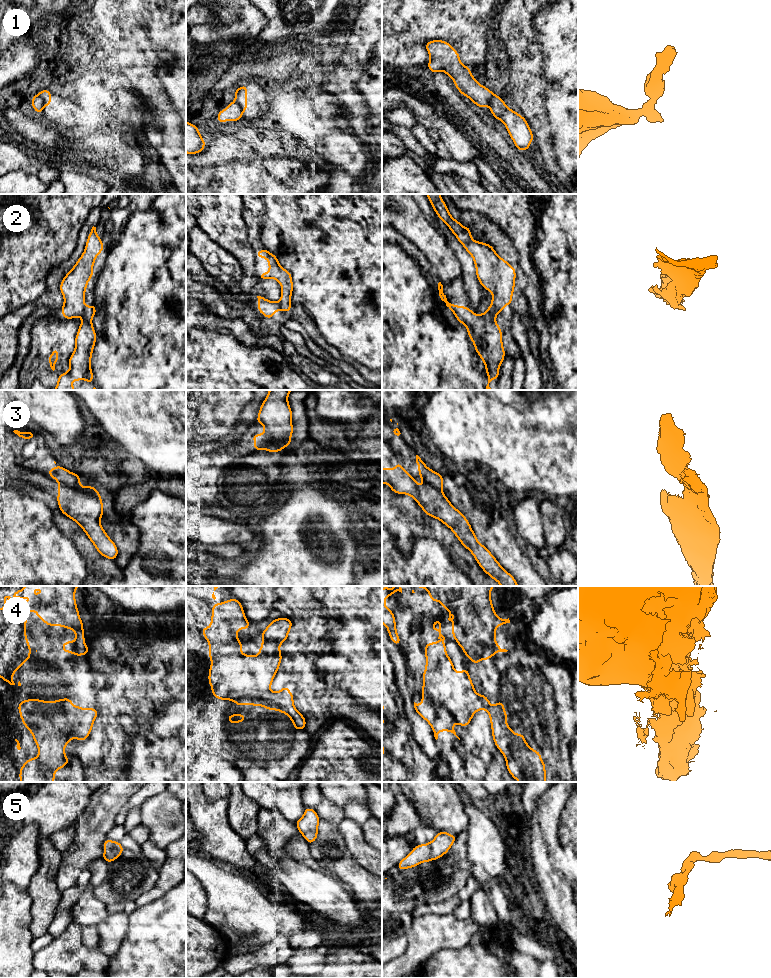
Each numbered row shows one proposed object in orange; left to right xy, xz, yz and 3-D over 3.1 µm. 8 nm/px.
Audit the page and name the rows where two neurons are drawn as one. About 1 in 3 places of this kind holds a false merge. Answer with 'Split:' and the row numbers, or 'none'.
Split: 1, 2, 3, 4

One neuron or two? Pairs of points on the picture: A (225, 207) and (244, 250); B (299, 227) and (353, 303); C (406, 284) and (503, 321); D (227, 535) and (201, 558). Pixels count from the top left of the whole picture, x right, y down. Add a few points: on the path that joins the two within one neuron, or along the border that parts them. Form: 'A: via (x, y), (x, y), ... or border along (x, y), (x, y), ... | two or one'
A: via (225, 218), (225, 226), (234, 240) | one
B: via (318, 246), (339, 267), (340, 277), (347, 284) | one
C: border along (494, 317), (501, 330), (501, 341) | two
D: border along (208, 544), (219, 545) | two

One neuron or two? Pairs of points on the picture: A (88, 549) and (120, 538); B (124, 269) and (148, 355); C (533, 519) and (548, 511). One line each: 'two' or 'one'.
A: two
B: one
C: two

